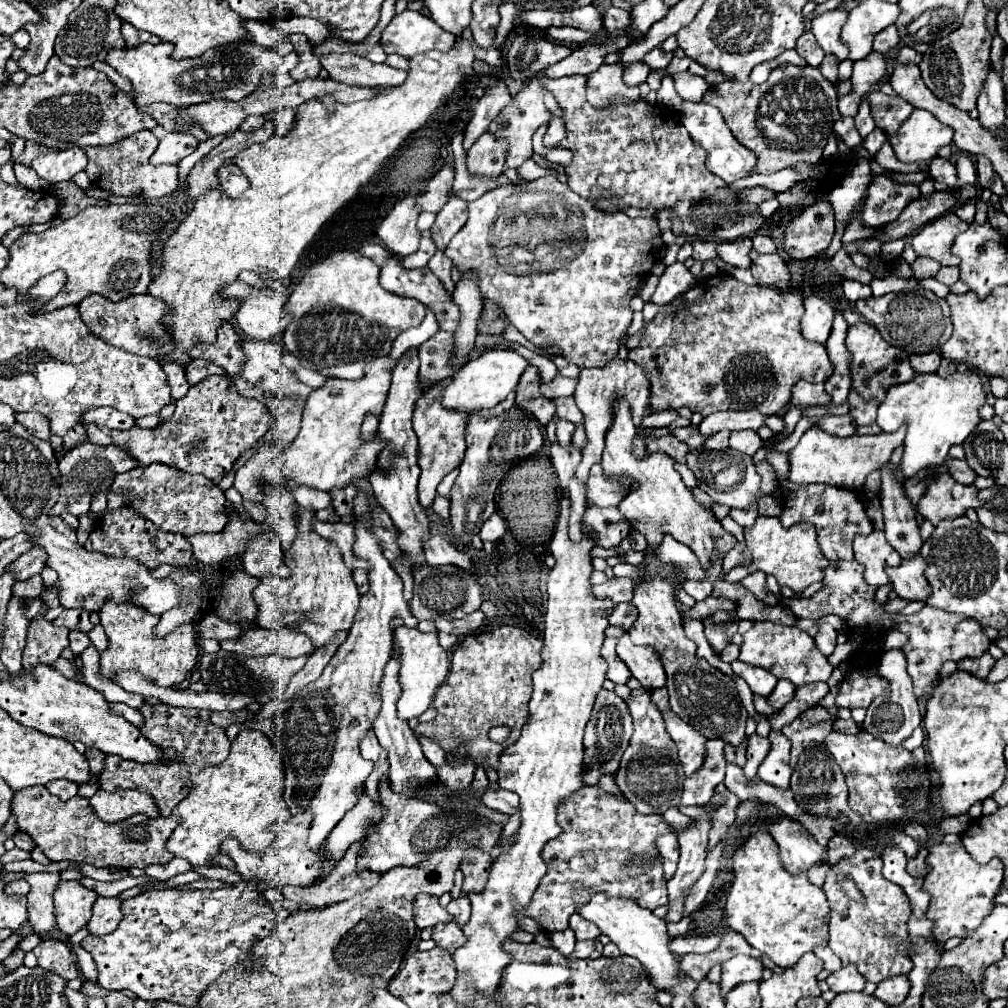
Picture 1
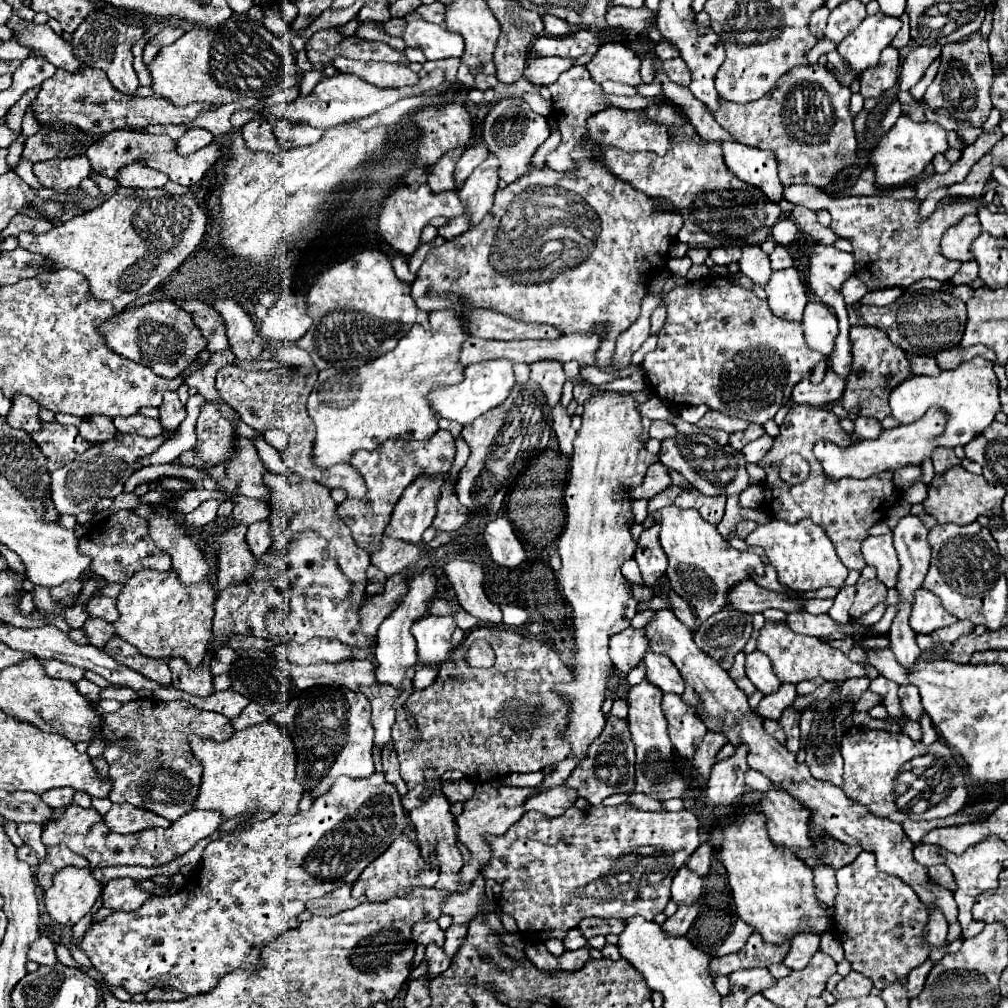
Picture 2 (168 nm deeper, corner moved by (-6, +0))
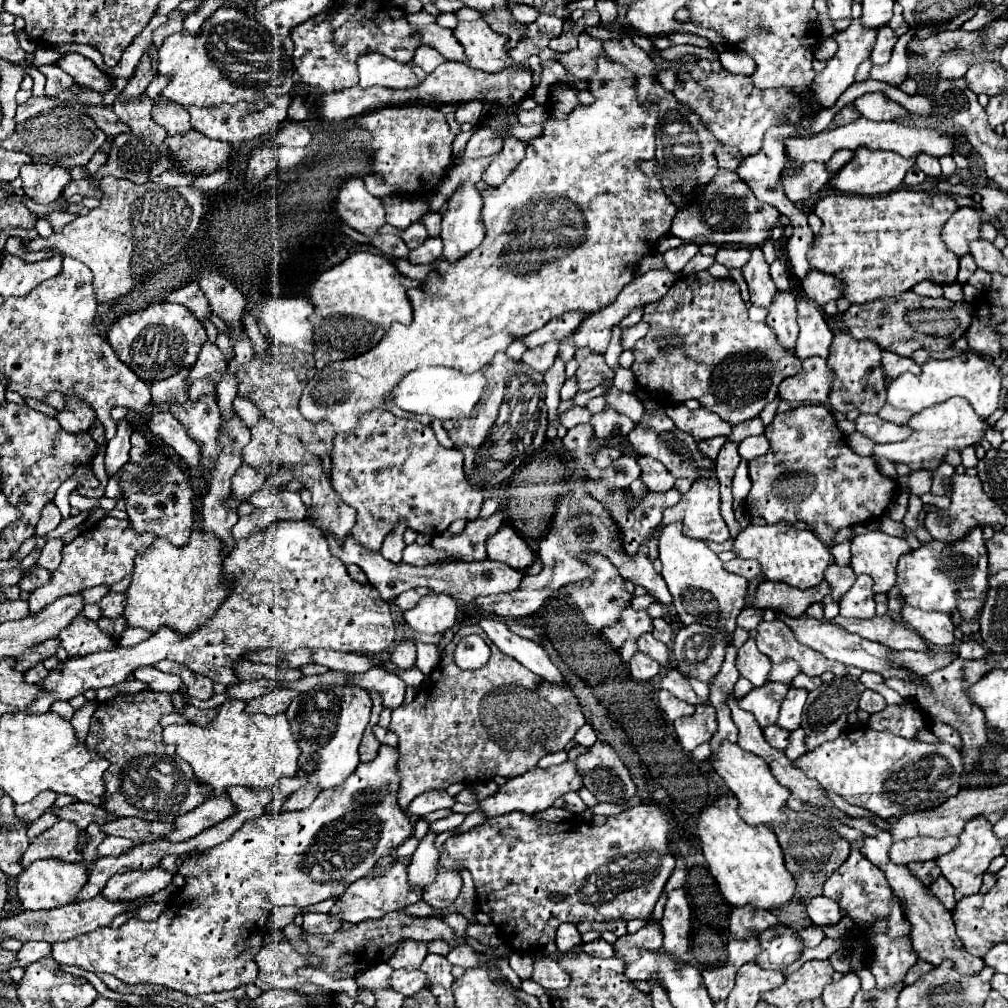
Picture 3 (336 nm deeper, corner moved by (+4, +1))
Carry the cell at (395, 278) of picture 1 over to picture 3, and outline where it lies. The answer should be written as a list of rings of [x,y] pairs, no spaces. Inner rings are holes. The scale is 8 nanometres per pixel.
[[[561,314],[561,318],[549,320],[549,324],[545,324],[541,330],[535,330],[519,340],[527,348],[535,348],[535,346],[541,346],[551,340],[567,338],[569,334],[573,334],[573,330],[577,330],[577,326],[581,324],[581,318],[585,318],[585,314]]]

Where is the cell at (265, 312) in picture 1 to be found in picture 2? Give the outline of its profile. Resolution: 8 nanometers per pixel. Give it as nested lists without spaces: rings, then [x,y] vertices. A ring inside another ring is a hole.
[[[281,293],[269,307],[267,317],[259,325],[259,333],[269,341],[295,343],[311,327],[311,319],[305,315],[305,297],[293,293]]]

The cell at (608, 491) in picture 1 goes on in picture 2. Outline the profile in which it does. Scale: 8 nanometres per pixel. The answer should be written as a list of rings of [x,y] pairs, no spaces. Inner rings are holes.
[[[655,463],[649,467],[647,477],[643,479],[643,483],[639,487],[633,489],[619,489],[615,495],[623,497],[623,499],[651,499],[653,495],[661,493],[663,489],[667,489],[671,485],[671,479],[667,475],[667,467],[663,463]]]

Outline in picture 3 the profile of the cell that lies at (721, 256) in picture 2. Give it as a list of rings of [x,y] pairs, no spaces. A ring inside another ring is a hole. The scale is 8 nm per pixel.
[[[741,246],[741,248],[719,248],[715,258],[725,268],[741,270],[745,266],[745,262],[749,262],[749,254],[751,254],[751,248],[745,248],[745,246]]]

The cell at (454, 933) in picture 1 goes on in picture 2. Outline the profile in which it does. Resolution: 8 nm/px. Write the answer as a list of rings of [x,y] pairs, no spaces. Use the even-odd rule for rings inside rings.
[[[431,943],[429,947],[427,947],[427,951],[425,951],[425,959],[429,961],[429,973],[435,977],[435,975],[439,975],[439,973],[443,973],[449,965],[451,965],[451,957],[443,951],[443,947],[439,947],[439,945],[435,945],[435,943]]]

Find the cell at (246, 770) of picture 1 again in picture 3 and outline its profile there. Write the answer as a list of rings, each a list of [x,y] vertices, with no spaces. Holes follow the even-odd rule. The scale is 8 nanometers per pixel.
[[[225,700],[207,726],[185,724],[163,730],[163,740],[177,746],[177,756],[191,764],[199,782],[209,784],[213,794],[223,794],[227,786],[237,784],[261,790],[273,786],[283,776],[297,774],[299,746],[285,712],[273,716],[247,714],[245,706],[245,700]]]

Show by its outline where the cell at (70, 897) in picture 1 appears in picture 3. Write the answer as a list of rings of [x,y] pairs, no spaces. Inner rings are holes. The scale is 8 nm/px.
[[[45,858],[35,860],[29,864],[29,868],[23,870],[23,874],[17,878],[17,896],[25,910],[49,910],[59,908],[77,898],[81,888],[87,882],[87,870],[81,864],[69,864],[57,858]]]

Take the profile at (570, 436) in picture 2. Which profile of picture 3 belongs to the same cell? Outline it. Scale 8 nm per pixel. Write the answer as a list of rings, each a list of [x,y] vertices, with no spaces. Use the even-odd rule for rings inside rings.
[[[557,356],[557,362],[545,372],[545,384],[547,384],[547,408],[549,408],[549,422],[551,424],[559,424],[559,418],[555,416],[557,406],[561,402],[559,398],[559,390],[565,382],[565,362],[561,360],[561,356]]]

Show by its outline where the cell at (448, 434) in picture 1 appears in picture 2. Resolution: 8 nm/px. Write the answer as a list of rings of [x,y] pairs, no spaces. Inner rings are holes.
[[[421,475],[421,479],[415,479],[395,505],[385,535],[413,543],[419,541],[423,531],[433,523],[435,501],[439,499],[441,485],[441,475]]]

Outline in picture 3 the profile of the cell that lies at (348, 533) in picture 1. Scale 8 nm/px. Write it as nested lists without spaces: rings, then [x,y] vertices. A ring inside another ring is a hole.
[[[409,544],[403,550],[403,562],[413,564],[413,566],[429,566],[435,564],[437,558],[441,558],[441,550],[435,550],[431,544],[419,546],[419,544]]]

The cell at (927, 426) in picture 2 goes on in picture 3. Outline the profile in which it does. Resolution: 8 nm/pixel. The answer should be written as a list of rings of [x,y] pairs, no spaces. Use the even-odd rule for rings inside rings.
[[[951,398],[943,404],[931,406],[923,412],[915,414],[909,420],[909,426],[913,428],[913,434],[907,440],[893,442],[893,444],[877,444],[873,456],[907,464],[911,470],[937,470],[937,466],[945,460],[949,450],[961,452],[963,448],[981,442],[985,430],[991,428],[987,424],[987,420],[977,418],[975,410],[963,398]]]

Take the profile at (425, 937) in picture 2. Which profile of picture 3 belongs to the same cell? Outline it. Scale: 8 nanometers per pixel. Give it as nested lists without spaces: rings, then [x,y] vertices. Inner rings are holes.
[[[403,940],[403,944],[397,948],[397,952],[387,960],[387,964],[397,970],[415,970],[421,966],[423,958],[427,956],[427,942],[417,942],[417,940]]]

